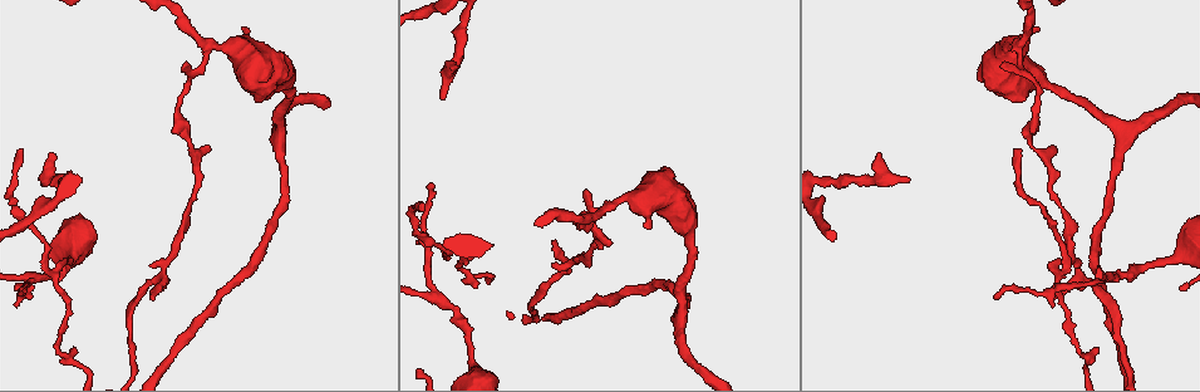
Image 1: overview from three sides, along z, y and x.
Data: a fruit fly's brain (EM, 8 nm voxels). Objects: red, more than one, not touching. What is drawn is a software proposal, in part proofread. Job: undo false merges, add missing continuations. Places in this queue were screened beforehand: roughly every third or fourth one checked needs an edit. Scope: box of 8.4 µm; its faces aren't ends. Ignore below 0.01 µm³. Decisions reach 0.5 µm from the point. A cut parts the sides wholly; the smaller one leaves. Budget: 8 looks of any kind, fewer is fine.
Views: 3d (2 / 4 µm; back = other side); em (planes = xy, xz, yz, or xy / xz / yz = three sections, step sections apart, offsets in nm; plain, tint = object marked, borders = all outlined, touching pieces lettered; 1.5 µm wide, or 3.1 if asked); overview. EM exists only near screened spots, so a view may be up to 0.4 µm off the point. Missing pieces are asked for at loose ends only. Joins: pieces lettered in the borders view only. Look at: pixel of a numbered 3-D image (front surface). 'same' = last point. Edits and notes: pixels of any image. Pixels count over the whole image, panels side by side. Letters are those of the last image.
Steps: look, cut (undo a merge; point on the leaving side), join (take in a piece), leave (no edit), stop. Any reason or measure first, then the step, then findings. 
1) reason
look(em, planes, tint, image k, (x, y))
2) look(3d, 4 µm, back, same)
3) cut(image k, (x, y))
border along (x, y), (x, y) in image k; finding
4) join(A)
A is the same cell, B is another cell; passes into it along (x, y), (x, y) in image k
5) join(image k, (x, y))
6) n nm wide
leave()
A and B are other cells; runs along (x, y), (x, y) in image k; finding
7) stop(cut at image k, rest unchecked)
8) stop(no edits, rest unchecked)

three arms meet
look(em, planes, tint, image 1, (35, 279))

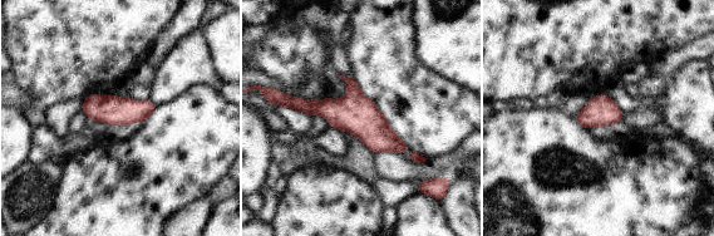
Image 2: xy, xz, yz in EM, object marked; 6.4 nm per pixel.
look(em, planes, borders, same)

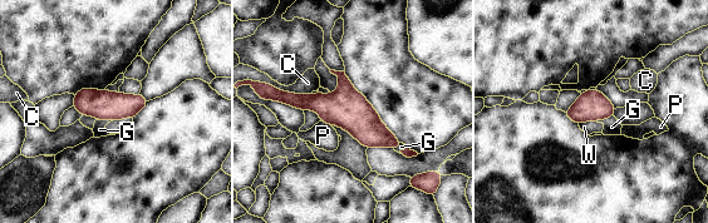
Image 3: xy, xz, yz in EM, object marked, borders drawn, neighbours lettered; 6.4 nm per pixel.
leave()
C, G, P and W are other cells; runs along (280, 94), (347, 108), (411, 153) in image 3; continuous, no second neuron

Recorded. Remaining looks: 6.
an open end
look(em, yz, step 8, plain, image 1, (453, 65))

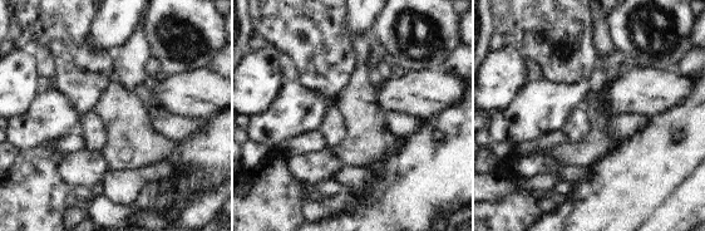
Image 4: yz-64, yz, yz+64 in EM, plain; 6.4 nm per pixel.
look(em, yz, step 8, borders, same)

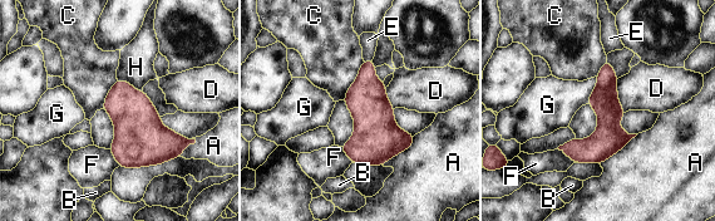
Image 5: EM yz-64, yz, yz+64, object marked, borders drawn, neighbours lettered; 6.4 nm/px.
170 nm wide
join(E)
E is the same cell, A, B, C, D, F, G and H are other cells; passes into it along (366, 99), (368, 60), (368, 40) in image 5; it goes on there

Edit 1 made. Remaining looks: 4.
branch point
look(3d, 2 µm, back, image 1, (607, 207))

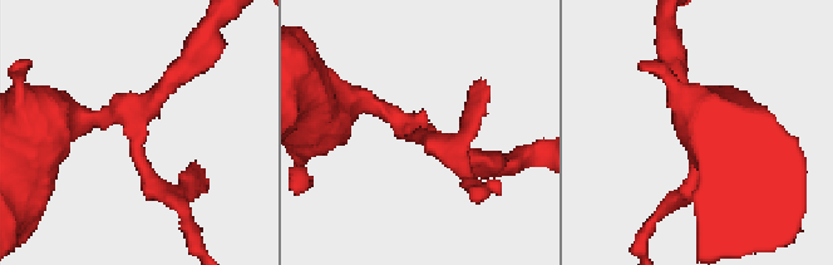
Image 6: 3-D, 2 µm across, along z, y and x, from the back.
need the tissue
look(em, xy, step 8, tint, image 6, (413, 127))

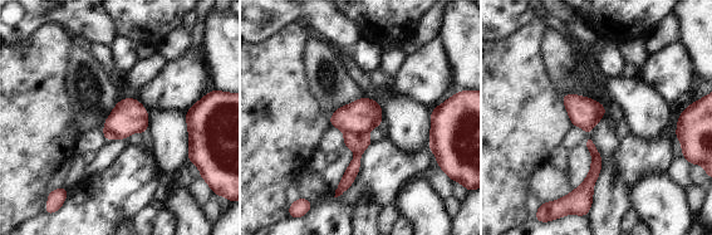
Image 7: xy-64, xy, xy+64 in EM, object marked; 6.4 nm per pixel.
another direction
look(em, planes, borders, same)

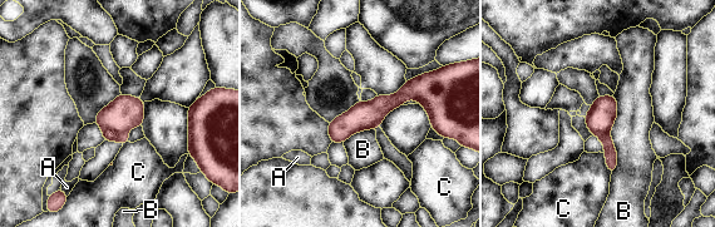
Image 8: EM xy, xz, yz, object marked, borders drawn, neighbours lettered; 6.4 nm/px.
cut(image 8, (108, 134))
A, B and C are other cells; border along (103, 129), (119, 133), (126, 132) in image 8; a second neuron is stuck on

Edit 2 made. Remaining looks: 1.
stop(join at image 5, cut at image 8, rest unchecked)

